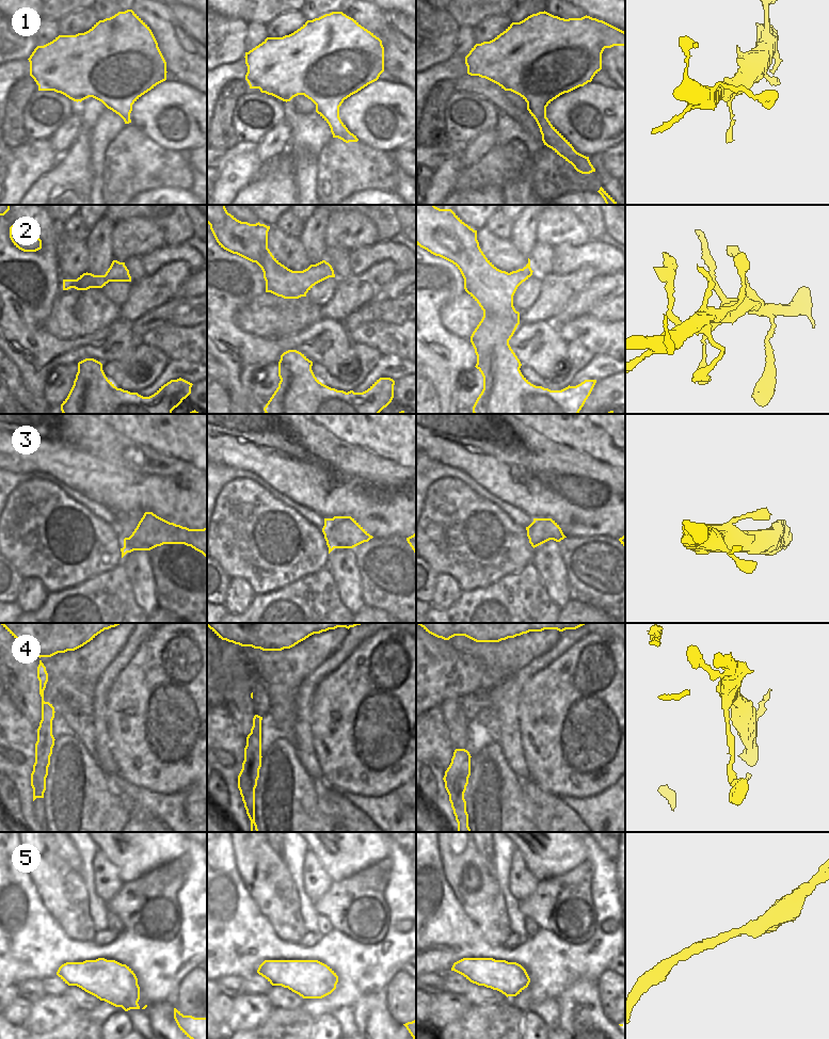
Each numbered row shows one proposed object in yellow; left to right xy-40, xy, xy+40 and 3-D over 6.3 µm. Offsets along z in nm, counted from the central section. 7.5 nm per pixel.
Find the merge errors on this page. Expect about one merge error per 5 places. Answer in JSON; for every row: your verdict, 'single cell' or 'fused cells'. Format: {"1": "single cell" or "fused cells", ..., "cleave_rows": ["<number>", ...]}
{"1": "single cell", "2": "single cell", "3": "single cell", "4": "single cell", "5": "single cell", "cleave_rows": []}

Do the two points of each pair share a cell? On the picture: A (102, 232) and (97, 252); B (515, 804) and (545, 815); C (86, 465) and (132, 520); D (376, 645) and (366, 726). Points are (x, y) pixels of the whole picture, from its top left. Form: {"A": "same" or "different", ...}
{"A": "same", "B": "different", "C": "different", "D": "same"}

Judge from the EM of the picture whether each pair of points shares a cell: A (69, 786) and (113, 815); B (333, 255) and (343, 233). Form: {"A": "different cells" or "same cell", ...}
{"A": "same cell", "B": "different cells"}

